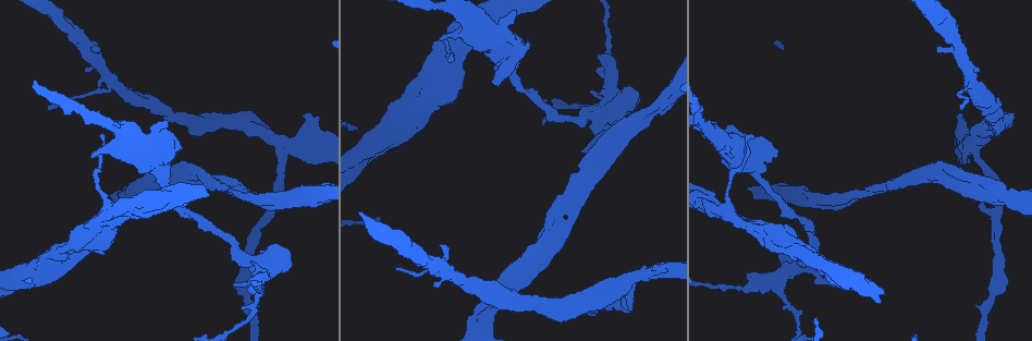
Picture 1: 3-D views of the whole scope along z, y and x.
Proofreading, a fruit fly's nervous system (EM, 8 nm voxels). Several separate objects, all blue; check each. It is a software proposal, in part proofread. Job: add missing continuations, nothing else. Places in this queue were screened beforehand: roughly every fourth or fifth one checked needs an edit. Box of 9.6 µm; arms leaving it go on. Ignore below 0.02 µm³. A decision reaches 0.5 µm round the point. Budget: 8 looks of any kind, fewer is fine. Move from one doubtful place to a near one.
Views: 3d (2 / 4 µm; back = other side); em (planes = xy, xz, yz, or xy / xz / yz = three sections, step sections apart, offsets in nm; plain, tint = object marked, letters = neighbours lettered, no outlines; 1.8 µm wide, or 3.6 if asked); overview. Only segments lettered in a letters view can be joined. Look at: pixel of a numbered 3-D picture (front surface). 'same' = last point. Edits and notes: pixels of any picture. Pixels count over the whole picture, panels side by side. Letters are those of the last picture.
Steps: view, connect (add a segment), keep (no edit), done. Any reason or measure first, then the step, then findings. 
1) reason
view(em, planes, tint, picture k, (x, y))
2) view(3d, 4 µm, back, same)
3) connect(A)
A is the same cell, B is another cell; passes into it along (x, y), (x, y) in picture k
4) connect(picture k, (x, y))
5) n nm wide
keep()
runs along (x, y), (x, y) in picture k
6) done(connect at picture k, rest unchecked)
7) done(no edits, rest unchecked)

free end
view(em, planes, letters, picture 1, (306, 116))

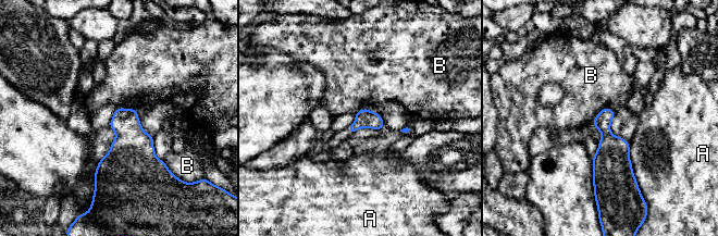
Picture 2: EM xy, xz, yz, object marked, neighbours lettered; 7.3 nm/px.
keep()
A and B are other cells; border along (116, 107), (135, 109) in picture 2; none of them fits

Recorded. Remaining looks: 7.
touches itself
view(em, xz, step 8, tint, picture 1, (817, 197))

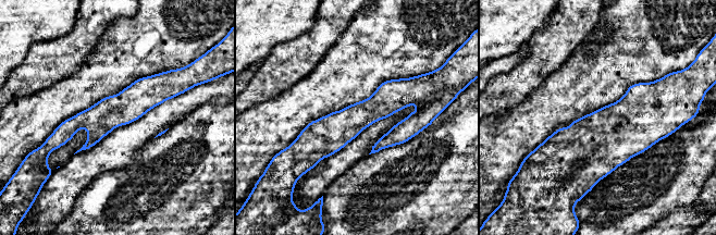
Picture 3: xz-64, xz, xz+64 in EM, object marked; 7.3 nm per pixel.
view(em, planes, letters, same)

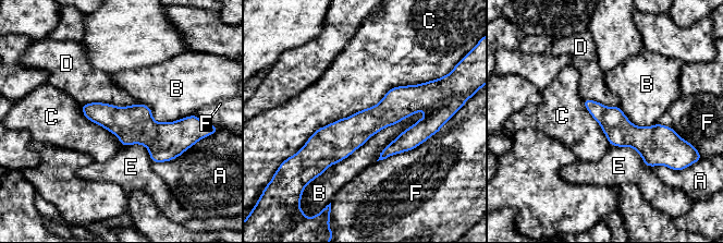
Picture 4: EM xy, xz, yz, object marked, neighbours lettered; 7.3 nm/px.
220 nm wide
keep()
A, B, C, D, E and F are other cells; runs along (430, 116), (394, 107), (306, 148) in picture 4; no lettered segment goes on from it

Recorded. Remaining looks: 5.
small branch off a trunk
view(3d, 4 µm, back, picture 1, (608, 86))

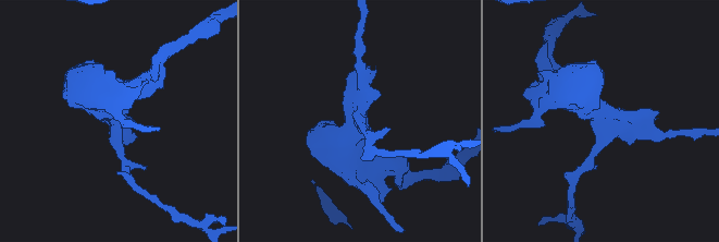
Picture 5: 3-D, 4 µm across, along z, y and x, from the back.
3 arms
view(em, xy, step 8, plain, picture 5, (117, 135))

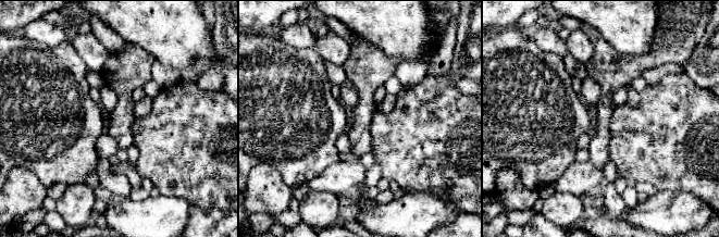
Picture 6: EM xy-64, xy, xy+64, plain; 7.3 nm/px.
view(em, xy, step 8, letters, same)

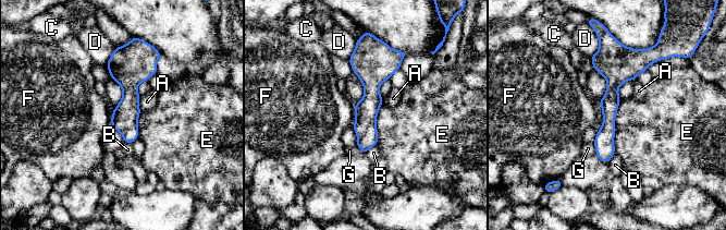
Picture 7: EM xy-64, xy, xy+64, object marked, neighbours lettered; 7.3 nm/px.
E touches over 400 nm
keep()
A, B, C, D, E, F and G are other cells; none of them fits

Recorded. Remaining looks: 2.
done(no edits, rest unchecked)

